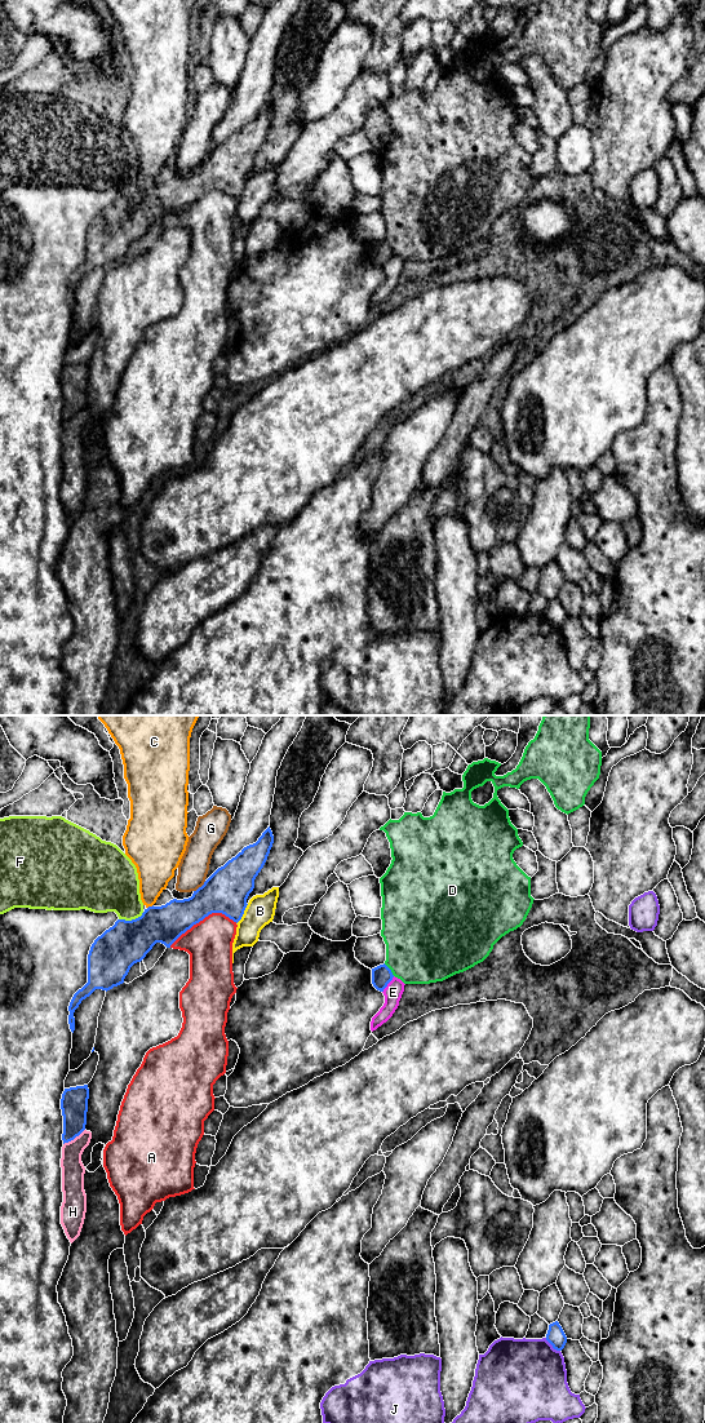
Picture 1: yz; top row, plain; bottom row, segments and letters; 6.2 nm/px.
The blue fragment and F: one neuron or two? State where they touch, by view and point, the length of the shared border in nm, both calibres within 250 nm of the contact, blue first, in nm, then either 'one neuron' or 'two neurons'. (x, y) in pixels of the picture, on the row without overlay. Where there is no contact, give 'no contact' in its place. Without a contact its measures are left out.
meets blue in yz at (132, 196); contact 170 nm long; 280 nm thick on the blue side, 320 nm on the other; one neuron

